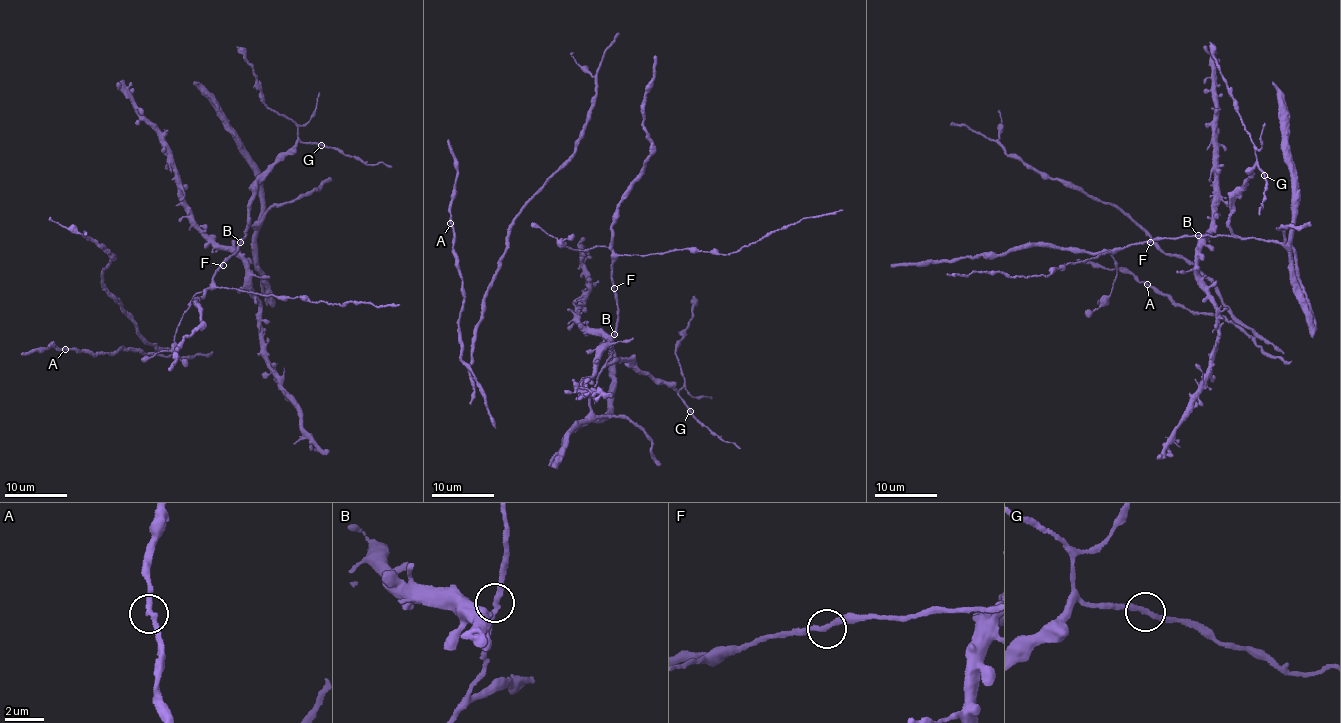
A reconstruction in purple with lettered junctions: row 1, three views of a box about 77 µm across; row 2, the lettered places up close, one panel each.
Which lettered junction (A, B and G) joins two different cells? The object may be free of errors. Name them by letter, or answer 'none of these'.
none of these

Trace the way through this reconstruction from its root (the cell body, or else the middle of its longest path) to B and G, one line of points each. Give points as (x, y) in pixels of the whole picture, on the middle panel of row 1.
B: (551, 463), (560, 458), (568, 435), (584, 422), (589, 412), (590, 395), (600, 370), (611, 354), (614, 333)
G: (551, 463), (560, 458), (568, 435), (589, 412), (590, 395), (600, 370), (623, 357), (677, 392), (690, 412)

